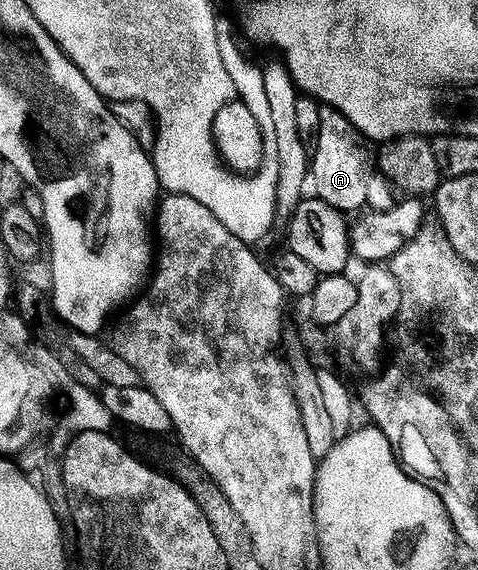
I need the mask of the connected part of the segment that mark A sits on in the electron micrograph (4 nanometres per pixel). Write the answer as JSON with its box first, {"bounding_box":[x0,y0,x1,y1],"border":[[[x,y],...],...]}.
{"bounding_box":[309,105,373,215],"border":[[[331,105],[318,106],[314,129],[315,149],[313,145],[309,153],[309,181],[312,186],[315,184],[314,196],[320,197],[344,215],[362,210],[365,206],[365,179],[373,169],[373,149],[370,149],[372,146],[368,138]]]}

